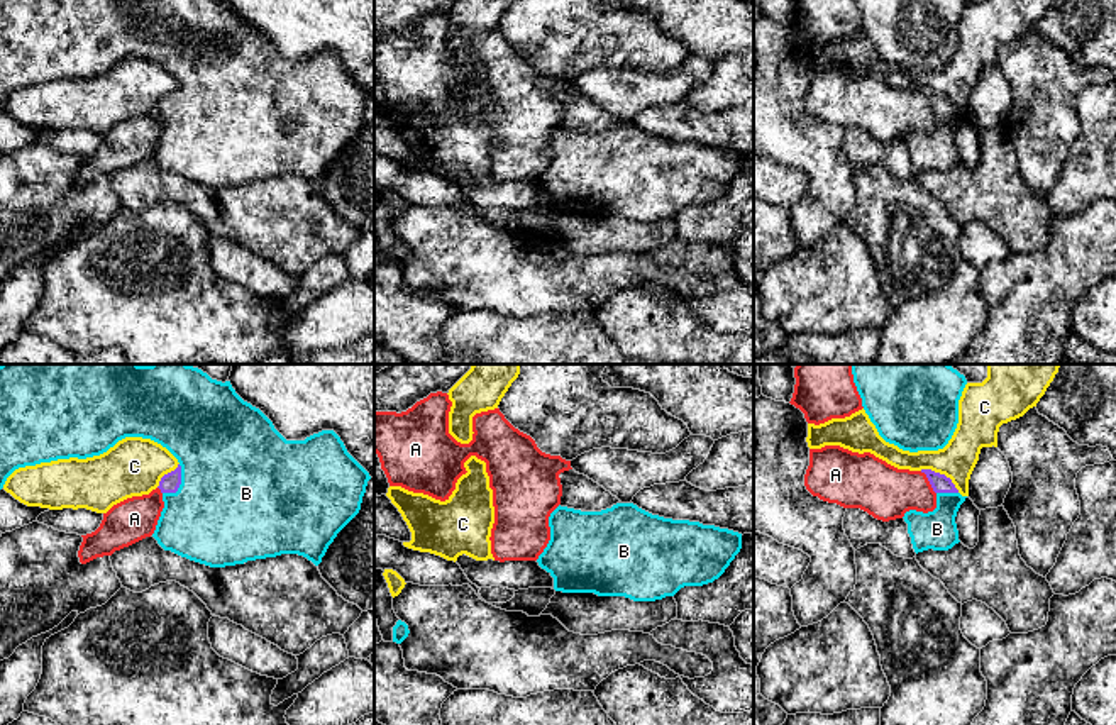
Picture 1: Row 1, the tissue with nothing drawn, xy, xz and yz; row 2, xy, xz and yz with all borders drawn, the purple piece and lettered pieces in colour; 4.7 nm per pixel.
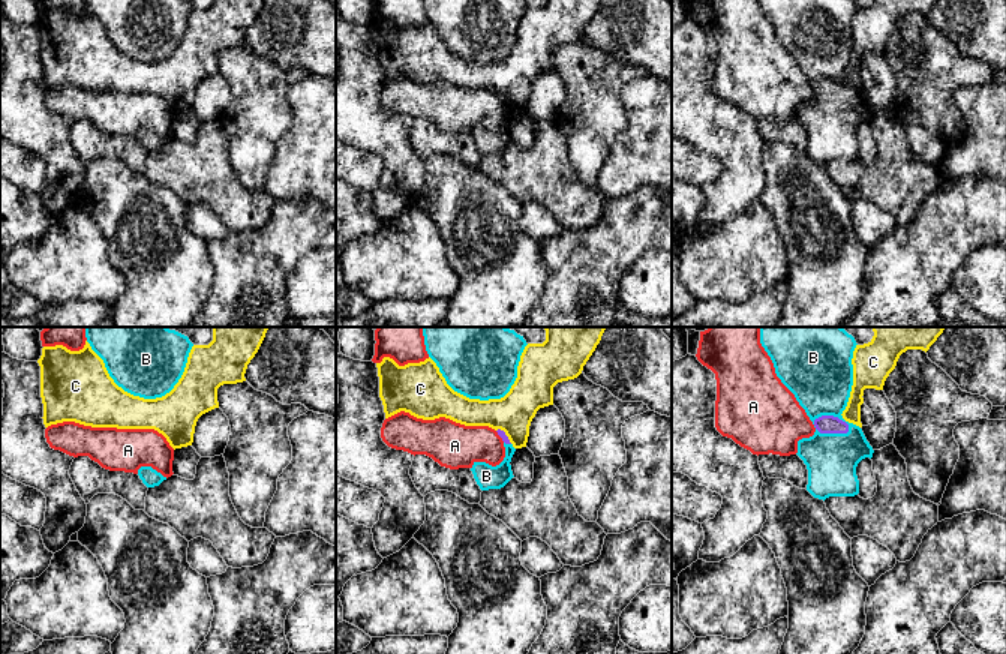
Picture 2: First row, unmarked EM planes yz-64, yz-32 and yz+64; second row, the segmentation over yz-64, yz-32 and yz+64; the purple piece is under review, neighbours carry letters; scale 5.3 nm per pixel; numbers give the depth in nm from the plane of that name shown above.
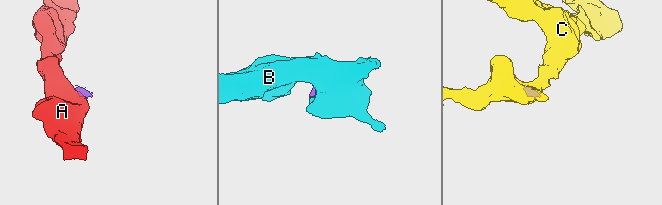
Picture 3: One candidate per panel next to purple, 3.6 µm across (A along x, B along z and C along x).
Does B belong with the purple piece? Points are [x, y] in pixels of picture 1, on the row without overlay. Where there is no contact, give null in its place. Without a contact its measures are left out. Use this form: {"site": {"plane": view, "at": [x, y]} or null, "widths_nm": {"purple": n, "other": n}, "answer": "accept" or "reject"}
{"site": {"plane": "xy", "at": [180, 104]}, "widths_nm": {"purple": 90, "other": 500}, "answer": "accept"}

